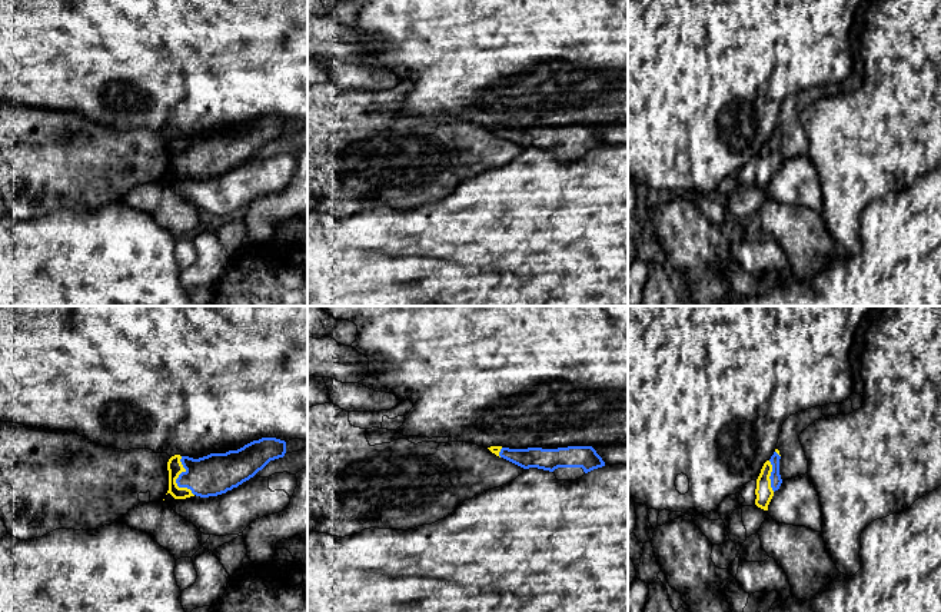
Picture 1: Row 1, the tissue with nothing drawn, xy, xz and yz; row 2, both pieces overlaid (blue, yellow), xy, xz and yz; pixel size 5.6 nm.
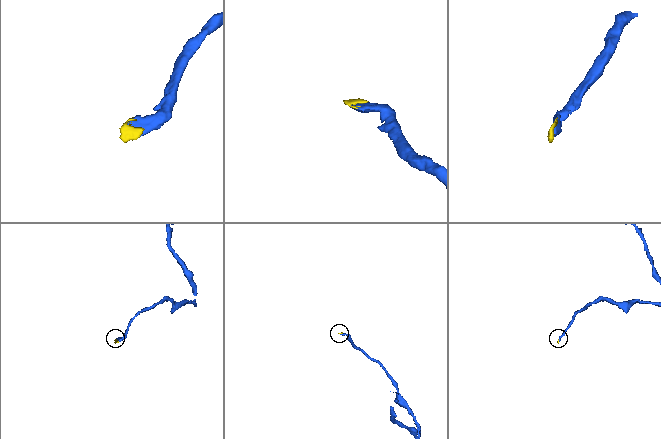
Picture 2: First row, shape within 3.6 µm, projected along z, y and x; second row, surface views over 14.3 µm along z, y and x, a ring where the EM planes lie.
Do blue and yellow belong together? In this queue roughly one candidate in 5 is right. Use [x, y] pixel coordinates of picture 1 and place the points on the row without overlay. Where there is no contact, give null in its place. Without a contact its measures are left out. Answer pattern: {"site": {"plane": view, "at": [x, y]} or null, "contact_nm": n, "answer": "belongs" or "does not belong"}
{"site": {"plane": "xy", "at": [176, 159]}, "contact_nm": 240, "answer": "belongs"}

